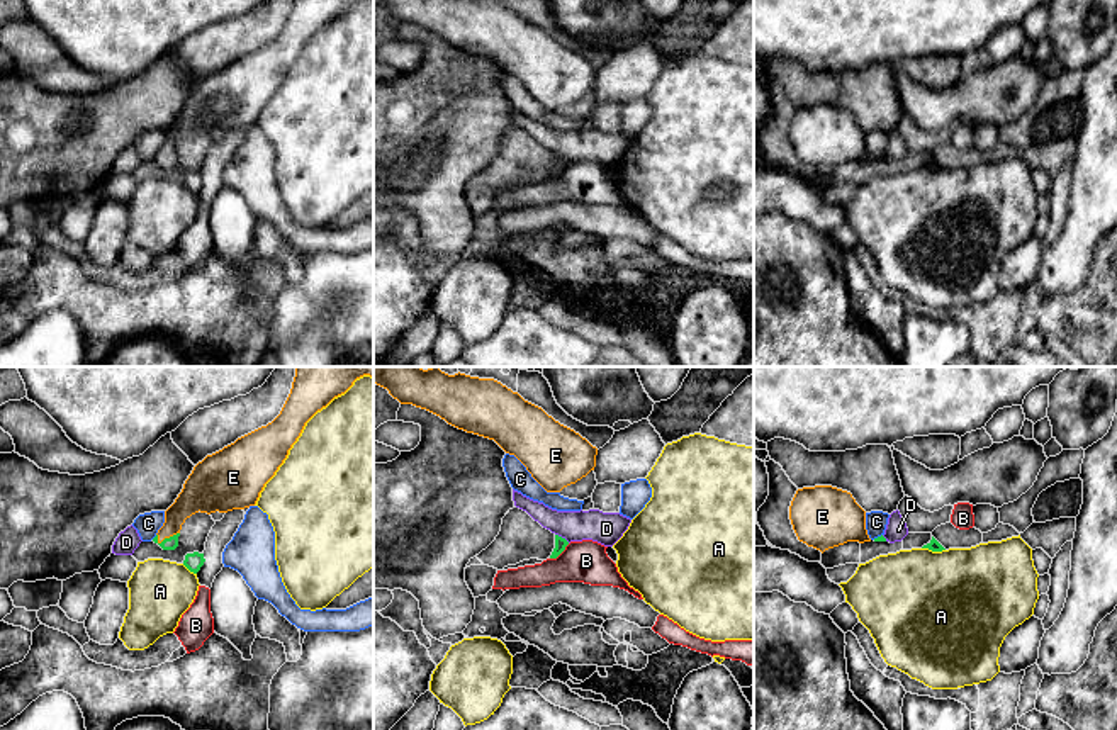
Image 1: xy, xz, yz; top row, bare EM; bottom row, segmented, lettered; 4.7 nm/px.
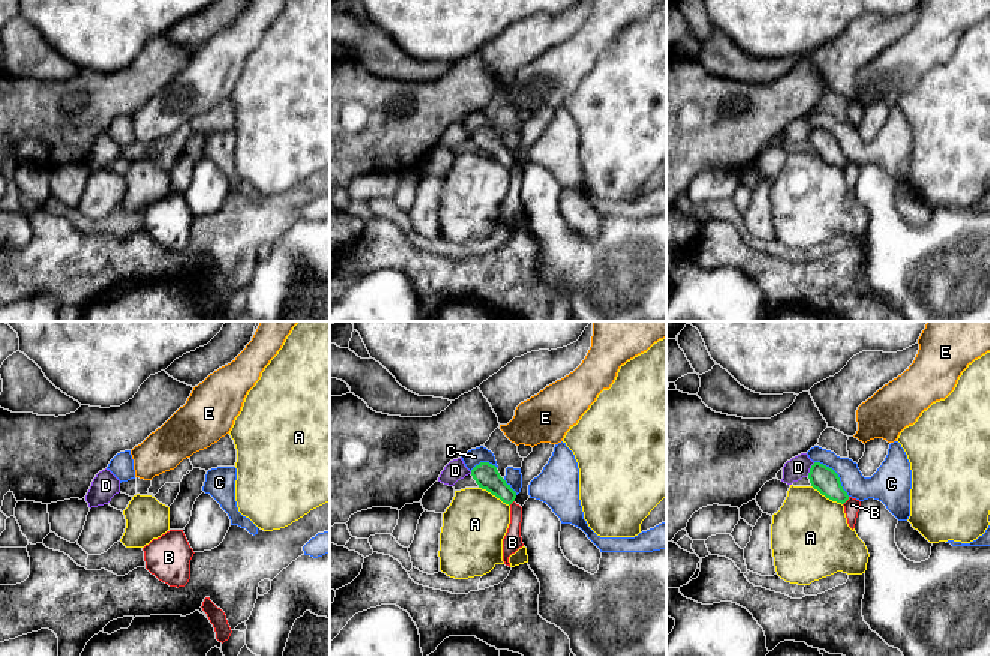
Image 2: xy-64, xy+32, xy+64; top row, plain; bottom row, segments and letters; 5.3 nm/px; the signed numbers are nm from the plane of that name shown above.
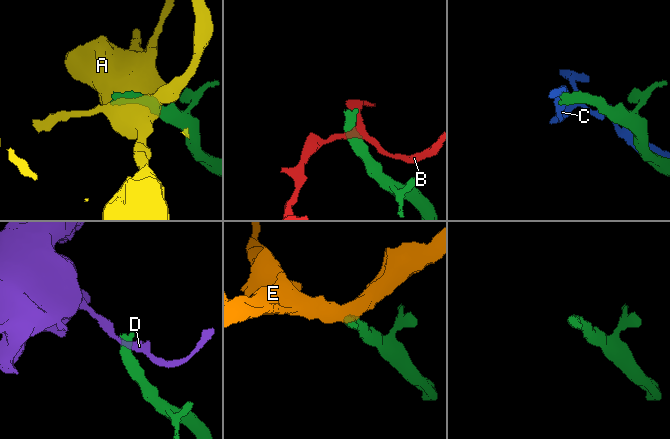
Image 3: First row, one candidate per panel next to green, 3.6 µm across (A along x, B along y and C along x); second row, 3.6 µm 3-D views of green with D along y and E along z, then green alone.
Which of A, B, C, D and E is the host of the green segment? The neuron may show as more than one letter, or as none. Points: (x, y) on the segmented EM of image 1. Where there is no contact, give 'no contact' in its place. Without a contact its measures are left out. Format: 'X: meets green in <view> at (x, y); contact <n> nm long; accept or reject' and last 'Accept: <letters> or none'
A: meets green in yz at (934, 550); contact 110 nm long; reject
B: meets green in xz at (559, 554); contact 120 nm long; reject
C: meets green in xy at (155, 537); contact 40 nm long; reject
D: meets green in xz at (561, 537); contact 80 nm long; reject
E: meets green in xy at (167, 539); contact 120 nm long; accept
Accept: E

